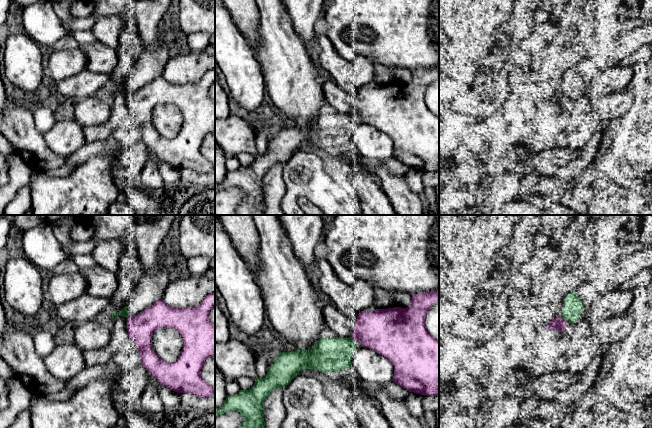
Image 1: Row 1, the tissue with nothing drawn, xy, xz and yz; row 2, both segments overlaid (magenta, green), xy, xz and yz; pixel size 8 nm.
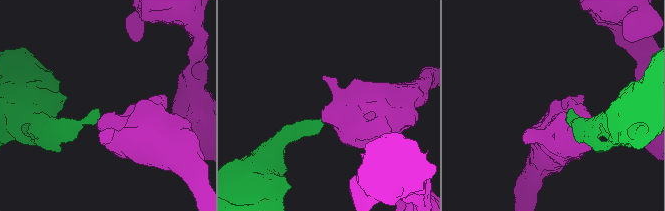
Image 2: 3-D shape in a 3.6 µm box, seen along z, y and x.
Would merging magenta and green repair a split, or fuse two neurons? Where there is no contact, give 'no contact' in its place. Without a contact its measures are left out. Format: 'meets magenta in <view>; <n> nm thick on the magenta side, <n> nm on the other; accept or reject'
meets magenta in yz; 100 nm thick on the magenta side, 160 nm on the other; reject

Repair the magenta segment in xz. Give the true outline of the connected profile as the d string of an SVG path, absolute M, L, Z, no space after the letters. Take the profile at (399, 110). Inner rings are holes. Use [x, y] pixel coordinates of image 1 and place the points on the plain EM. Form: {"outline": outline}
{"outline": "M439 66L412 70L412 79L407 84L390 83L376 85L373 88L361 87L357 92L352 109L354 117L359 116L363 123L374 126L393 139L393 158L409 168L427 172L439 172L439 117L427 107L425 102L427 87L437 79L439 79Z"}

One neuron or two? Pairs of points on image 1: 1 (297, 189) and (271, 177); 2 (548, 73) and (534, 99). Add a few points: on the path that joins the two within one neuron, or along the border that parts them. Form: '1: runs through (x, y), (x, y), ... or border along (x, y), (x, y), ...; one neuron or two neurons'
1: border along (284, 164), (284, 194), (279, 204); two neurons
2: border along (535, 82), (543, 96); two neurons

